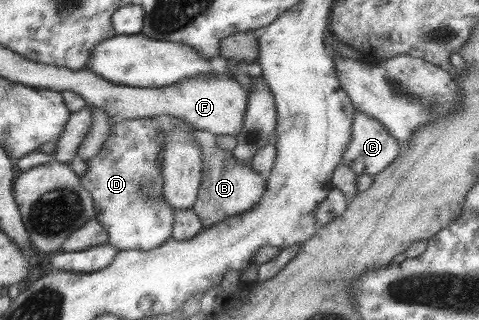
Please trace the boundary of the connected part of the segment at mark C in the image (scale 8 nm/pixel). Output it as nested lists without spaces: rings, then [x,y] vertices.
[[[355,111],[342,162],[356,175],[375,176],[398,155],[398,142],[370,116]]]

